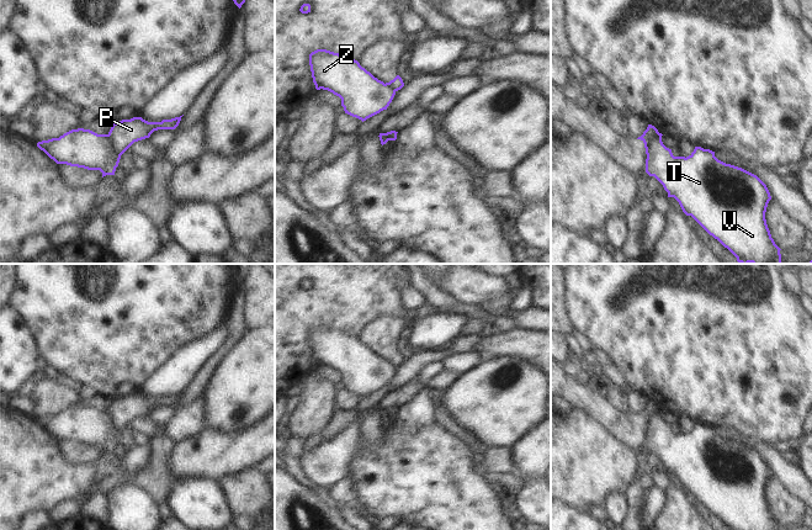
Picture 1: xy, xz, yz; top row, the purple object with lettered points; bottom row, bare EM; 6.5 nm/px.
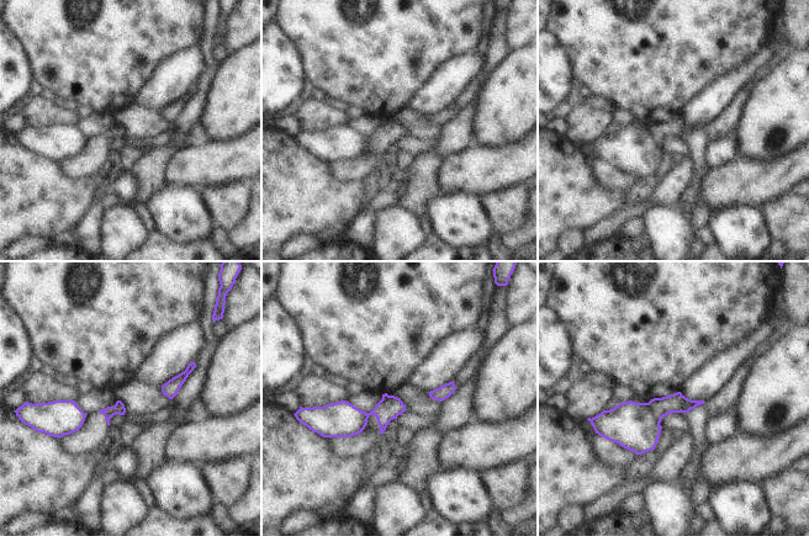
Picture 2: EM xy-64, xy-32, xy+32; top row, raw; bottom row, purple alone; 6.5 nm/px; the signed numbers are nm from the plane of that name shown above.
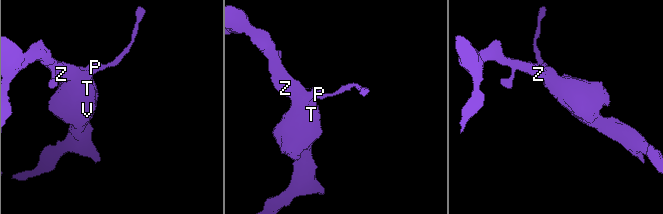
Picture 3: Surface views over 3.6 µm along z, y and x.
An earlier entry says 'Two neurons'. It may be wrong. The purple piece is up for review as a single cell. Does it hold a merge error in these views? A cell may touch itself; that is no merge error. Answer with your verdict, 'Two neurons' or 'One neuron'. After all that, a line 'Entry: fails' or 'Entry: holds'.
Two neurons
Entry: holds

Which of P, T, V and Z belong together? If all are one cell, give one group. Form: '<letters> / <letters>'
P / T V Z

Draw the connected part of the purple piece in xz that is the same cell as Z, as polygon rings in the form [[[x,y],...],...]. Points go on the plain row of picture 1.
[[[327,325],[309,330],[317,366],[328,366],[341,375],[345,389],[361,396],[387,386],[396,367],[375,354],[355,335]]]

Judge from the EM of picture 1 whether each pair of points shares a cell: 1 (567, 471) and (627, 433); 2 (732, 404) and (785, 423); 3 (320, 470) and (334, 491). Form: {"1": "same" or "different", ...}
{"1": "different", "2": "same", "3": "different"}

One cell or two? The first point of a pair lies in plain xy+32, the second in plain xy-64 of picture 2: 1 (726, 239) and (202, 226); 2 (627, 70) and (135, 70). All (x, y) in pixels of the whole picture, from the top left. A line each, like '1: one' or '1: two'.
1: one
2: one

